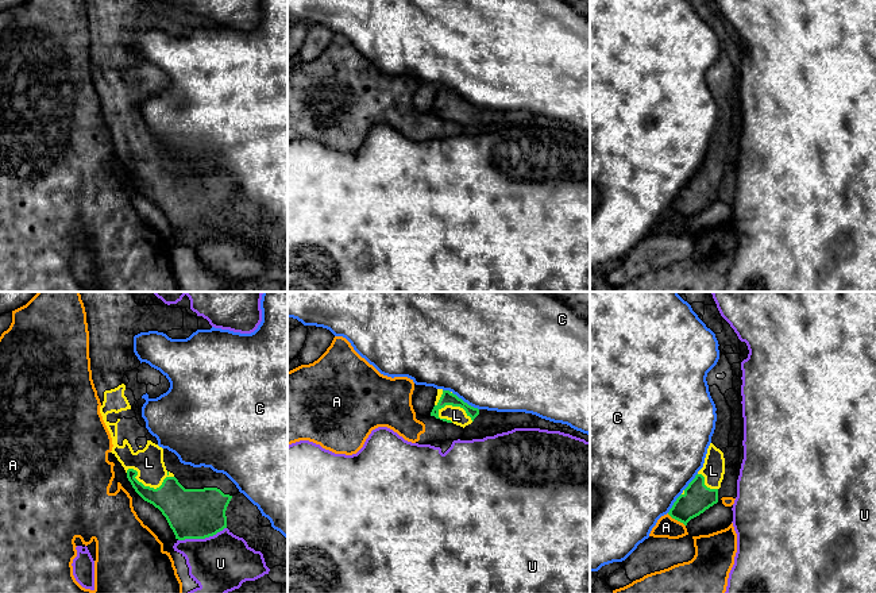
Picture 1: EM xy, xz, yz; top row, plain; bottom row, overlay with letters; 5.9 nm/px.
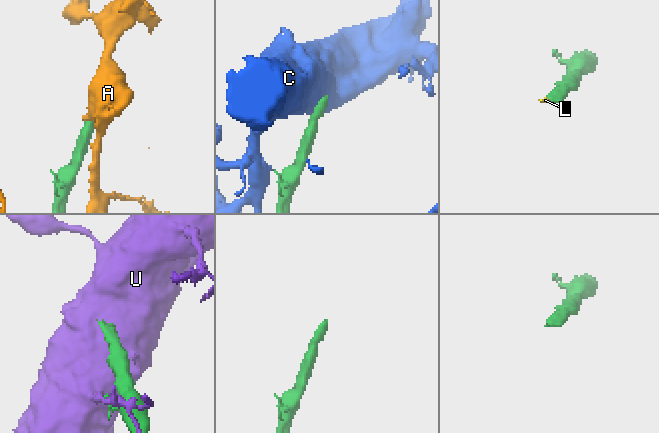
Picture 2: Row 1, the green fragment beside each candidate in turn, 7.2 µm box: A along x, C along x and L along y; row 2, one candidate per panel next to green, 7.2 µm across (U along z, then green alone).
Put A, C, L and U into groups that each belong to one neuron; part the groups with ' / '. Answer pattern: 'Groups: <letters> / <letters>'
Groups: A / C / L / U

